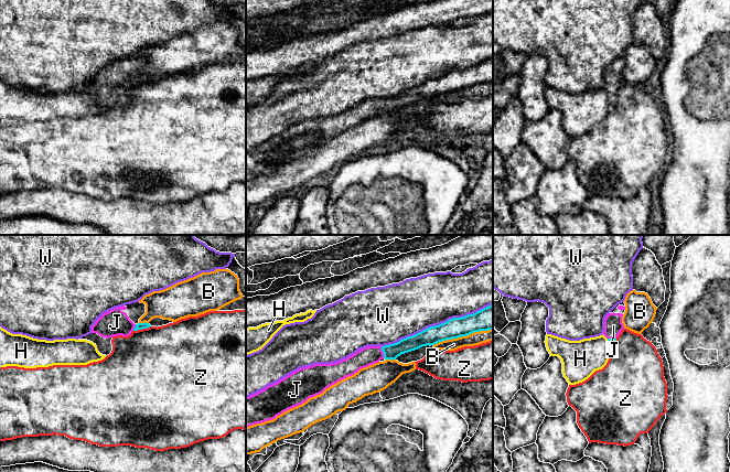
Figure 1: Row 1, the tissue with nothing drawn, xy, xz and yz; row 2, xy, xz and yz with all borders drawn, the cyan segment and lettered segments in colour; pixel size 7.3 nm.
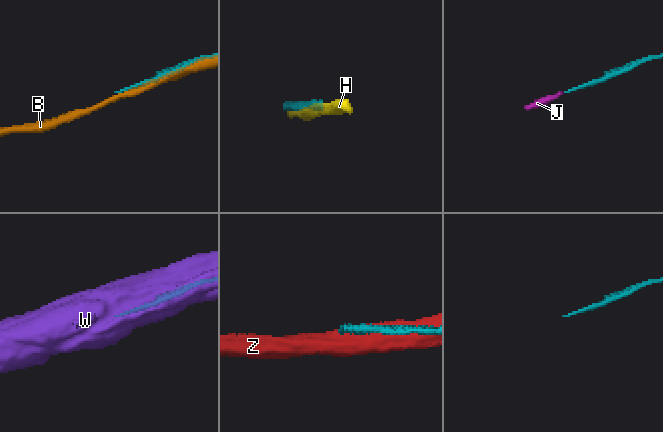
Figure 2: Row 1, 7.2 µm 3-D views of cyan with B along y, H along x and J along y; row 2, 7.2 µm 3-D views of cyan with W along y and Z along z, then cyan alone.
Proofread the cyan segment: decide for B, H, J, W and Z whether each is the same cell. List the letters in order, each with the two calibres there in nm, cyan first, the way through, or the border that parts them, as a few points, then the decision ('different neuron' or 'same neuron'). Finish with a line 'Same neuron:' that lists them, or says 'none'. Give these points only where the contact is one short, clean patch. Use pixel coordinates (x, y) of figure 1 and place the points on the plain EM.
B: 180 nm thick on the cyan side, 100 nm on the other; different neuron
H: 50 nm thick on the cyan side, 280 nm on the other; different neuron
J: 110 nm thick on the cyan side, 140 nm on the other; runs through xz (392, 105), (383, 105), (369, 108); same neuron
W: 150 nm thick on the cyan side, 380 nm on the other; different neuron
Z: 50 nm thick on the cyan side, 500 nm on the other; different neuron
Same neuron: J

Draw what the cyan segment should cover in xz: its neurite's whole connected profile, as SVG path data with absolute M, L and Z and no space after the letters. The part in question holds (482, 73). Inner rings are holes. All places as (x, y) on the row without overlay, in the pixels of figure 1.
M493 57L473 67L427 81L394 97L367 99L336 116L299 121L257 147L246 150L246 180L275 172L383 111L393 114L422 99L489 83L493 83Z

